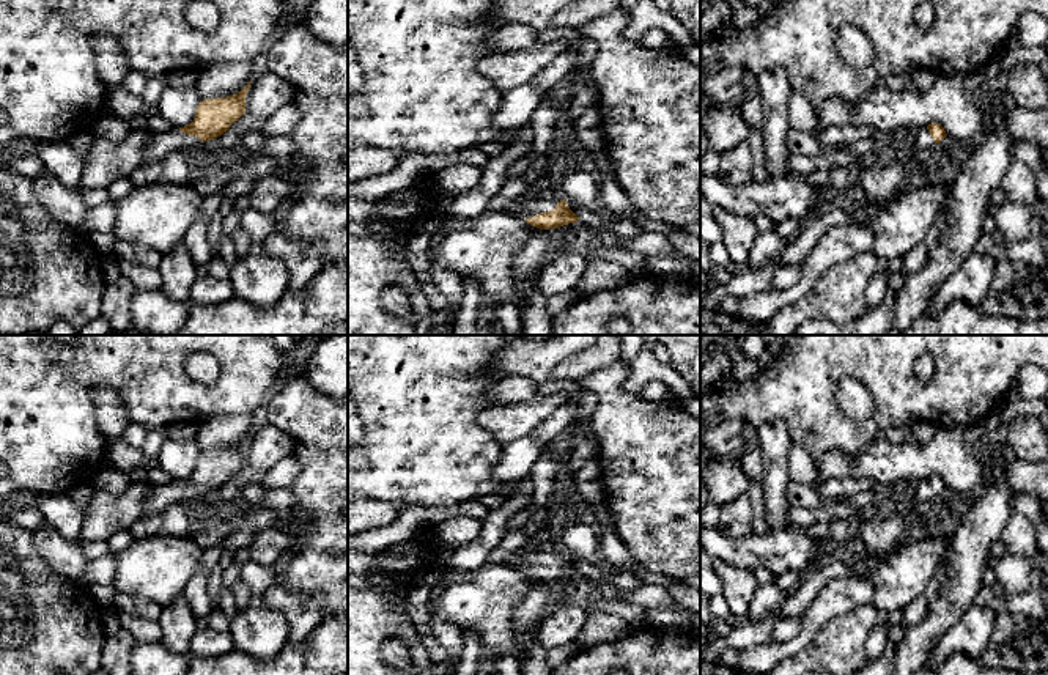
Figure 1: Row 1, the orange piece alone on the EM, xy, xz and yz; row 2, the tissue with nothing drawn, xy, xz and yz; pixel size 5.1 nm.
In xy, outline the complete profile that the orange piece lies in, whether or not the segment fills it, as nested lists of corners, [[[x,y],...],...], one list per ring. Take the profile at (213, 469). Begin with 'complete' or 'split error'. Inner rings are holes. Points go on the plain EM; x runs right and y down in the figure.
split error | [[[252,433],[236,447],[200,453],[194,474],[179,481],[156,486],[143,502],[143,515],[186,505],[201,494],[220,489],[245,466],[245,448]]]

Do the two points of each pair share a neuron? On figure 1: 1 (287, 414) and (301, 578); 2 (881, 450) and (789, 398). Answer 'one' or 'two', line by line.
1: one
2: two

